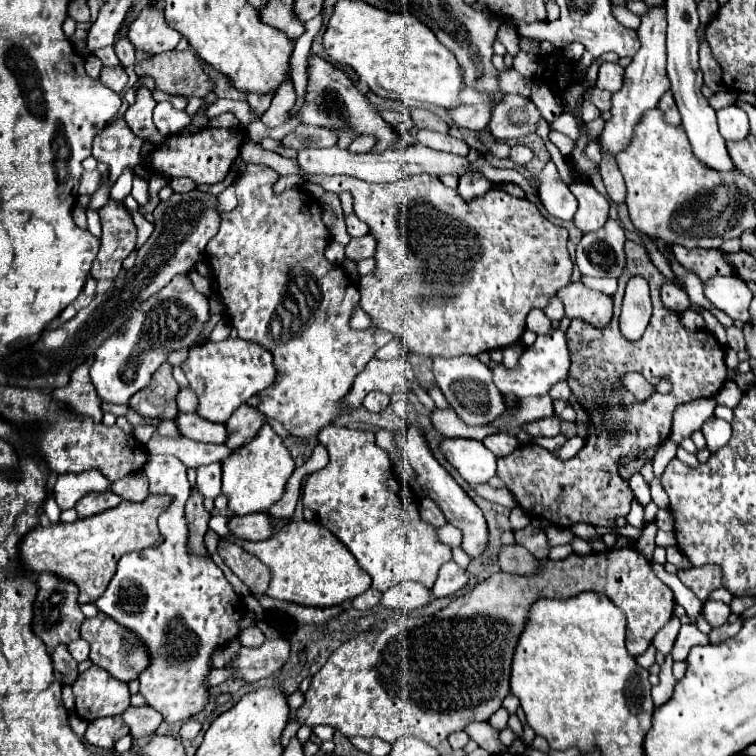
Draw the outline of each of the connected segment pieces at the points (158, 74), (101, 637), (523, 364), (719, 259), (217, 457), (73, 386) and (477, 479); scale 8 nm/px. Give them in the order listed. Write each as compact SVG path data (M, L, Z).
M170 50L166 54L150 56L134 66L138 78L150 76L166 94L206 96L212 92L212 82L202 70L202 62L194 50Z
M98 612L94 618L86 618L82 628L80 628L80 636L90 644L90 660L108 670L114 678L122 680L122 682L130 682L136 680L138 674L150 664L150 654L146 650L146 646L142 646L140 638L132 632L126 630L124 626L118 626L118 622L114 622L110 616Z
M550 330L548 334L540 334L532 346L526 346L520 362L514 370L504 370L502 366L494 368L494 384L504 396L526 398L526 396L544 396L558 382L568 378L570 354L566 348L566 334L560 330Z
M674 244L672 254L688 272L694 272L704 284L714 276L736 276L734 266L730 266L722 250L684 248L684 246Z
M154 434L146 442L146 448L150 454L176 456L188 468L222 462L222 458L226 458L230 454L230 450L224 444L202 444L202 442L188 440L184 436L170 438L170 436L160 436L160 434Z
M92 360L84 362L80 368L76 368L74 374L70 376L68 386L54 390L54 398L64 402L66 406L70 406L72 412L90 416L94 422L102 422L102 410L100 410L102 400L98 398L94 384L90 382L90 374L88 374L90 364L92 364Z
M444 438L440 442L440 452L470 484L488 482L496 476L496 456L480 440Z

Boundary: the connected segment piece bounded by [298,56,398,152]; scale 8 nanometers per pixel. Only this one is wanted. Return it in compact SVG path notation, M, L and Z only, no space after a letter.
M312 56L310 58L310 80L308 80L308 92L306 102L300 108L298 116L304 124L312 126L326 126L326 128L346 128L352 126L358 134L374 134L378 138L378 144L374 146L374 152L384 152L392 148L392 144L398 140L398 134L394 128L390 128L380 114L372 108L368 98L358 92L358 88L352 84L352 80L326 60Z

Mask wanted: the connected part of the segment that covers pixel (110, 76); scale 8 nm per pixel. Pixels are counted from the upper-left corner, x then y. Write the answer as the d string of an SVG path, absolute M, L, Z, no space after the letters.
M104 66L99 76L100 82L114 92L122 92L126 88L128 76L122 66Z

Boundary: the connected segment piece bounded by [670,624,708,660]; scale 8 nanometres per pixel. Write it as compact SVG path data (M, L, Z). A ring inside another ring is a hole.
M686 624L680 628L680 634L676 638L676 644L674 644L670 656L676 660L686 660L690 648L696 644L708 644L708 636L702 634L694 624Z

